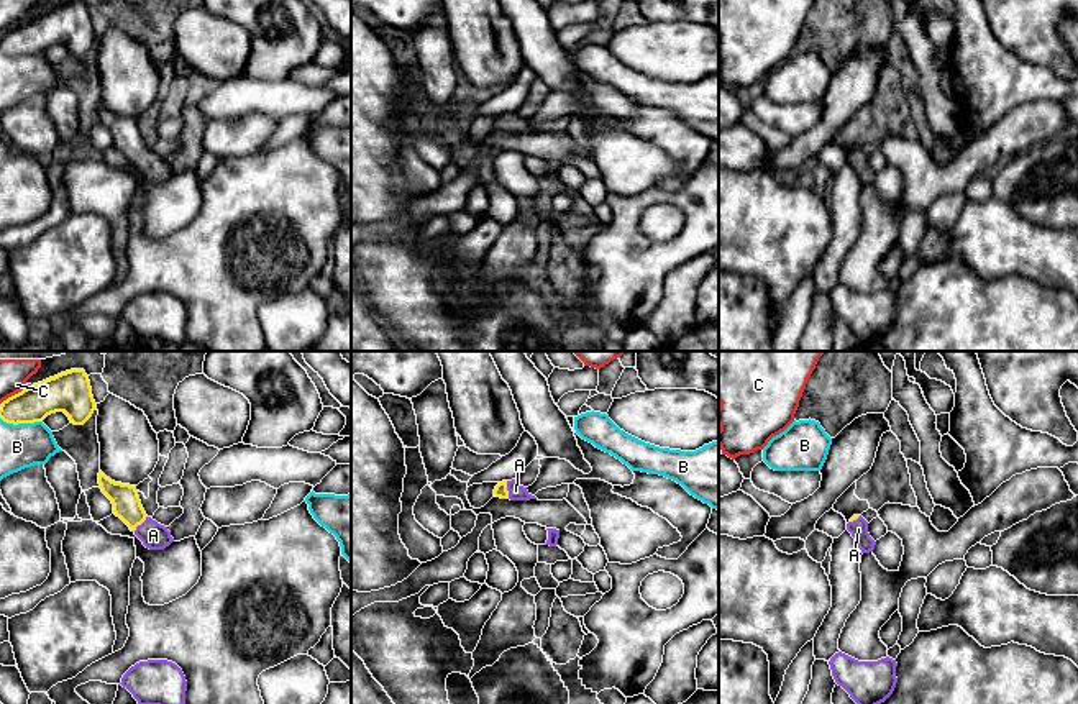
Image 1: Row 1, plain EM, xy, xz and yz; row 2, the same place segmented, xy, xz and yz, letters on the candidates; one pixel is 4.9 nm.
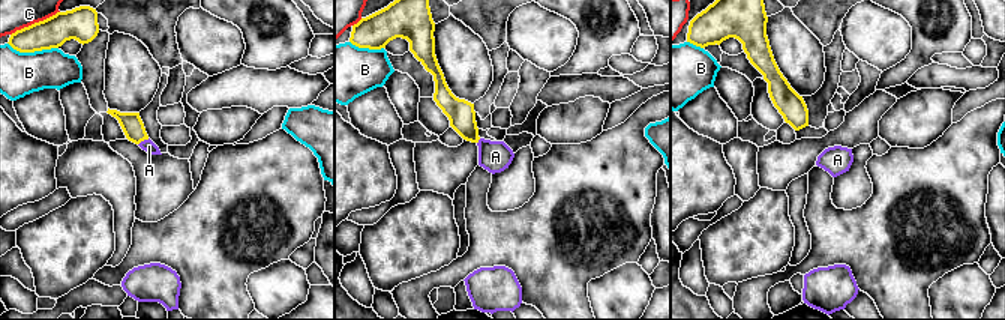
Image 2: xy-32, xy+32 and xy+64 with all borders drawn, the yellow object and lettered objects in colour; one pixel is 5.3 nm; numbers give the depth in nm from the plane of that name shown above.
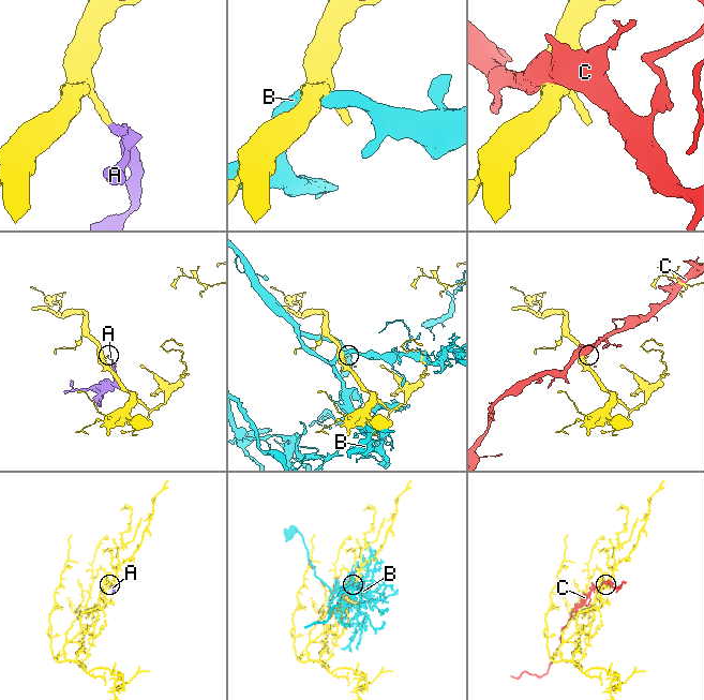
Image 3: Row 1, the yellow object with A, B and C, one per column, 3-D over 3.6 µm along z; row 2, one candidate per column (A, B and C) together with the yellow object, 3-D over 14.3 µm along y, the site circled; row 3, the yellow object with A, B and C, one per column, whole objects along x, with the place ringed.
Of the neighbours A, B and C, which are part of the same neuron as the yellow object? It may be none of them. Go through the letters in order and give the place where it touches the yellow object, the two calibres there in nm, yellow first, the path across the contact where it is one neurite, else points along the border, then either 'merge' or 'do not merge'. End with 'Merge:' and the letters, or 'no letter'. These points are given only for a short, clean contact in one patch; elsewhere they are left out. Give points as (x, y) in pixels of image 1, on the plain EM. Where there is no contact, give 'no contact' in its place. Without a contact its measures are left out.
A: xz (506, 122) | 70/80 nm | across xz (501, 123), (506, 122), (516, 123) | merge
B: xy (22, 54) | 190/220 nm | do not merge
C: xy (15, 27) | 190/130 nm | do not merge
Merge: A

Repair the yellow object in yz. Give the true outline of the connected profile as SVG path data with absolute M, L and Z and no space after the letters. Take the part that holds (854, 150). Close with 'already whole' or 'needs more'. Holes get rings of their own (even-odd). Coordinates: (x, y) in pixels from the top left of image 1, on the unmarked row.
M853 148L847 156L847 162L855 171L861 185L870 185L875 182L876 174L868 166L868 154L861 148Z; needs more

